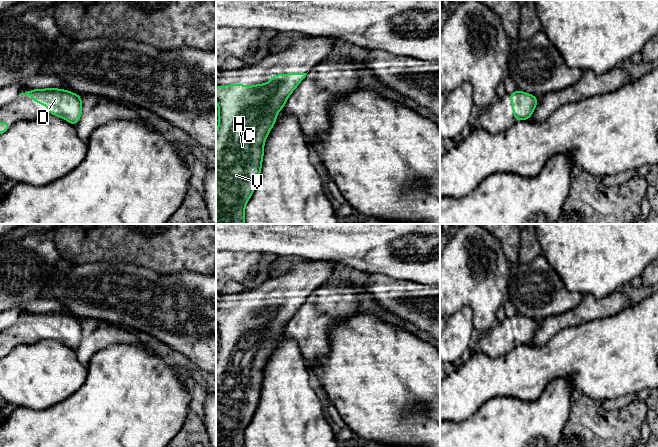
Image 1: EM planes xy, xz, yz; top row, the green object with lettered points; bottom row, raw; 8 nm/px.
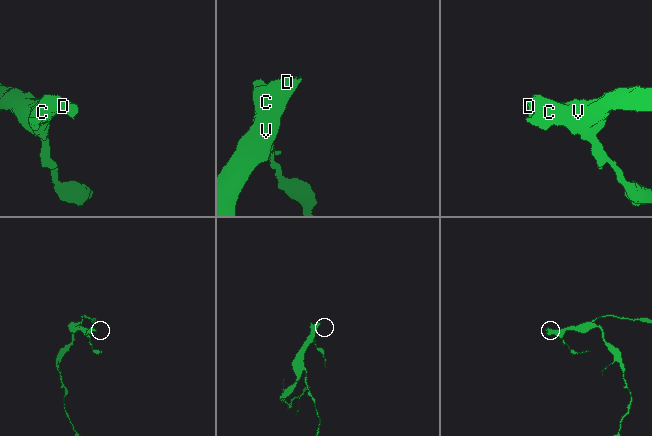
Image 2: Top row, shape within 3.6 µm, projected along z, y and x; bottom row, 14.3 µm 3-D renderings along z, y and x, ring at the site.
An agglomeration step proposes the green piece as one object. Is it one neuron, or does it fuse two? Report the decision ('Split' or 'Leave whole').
Leave whole

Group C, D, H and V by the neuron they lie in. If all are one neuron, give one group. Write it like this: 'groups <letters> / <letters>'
groups C D H V

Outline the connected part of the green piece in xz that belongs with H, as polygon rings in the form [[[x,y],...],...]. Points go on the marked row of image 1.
[[[307,73],[277,74],[270,82],[246,86],[216,86],[218,129],[216,132],[216,224],[244,224],[245,206],[258,182],[264,143],[277,114]]]

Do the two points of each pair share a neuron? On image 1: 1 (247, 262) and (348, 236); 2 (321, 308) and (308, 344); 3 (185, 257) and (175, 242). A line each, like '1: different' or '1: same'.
1: different
2: same
3: same

